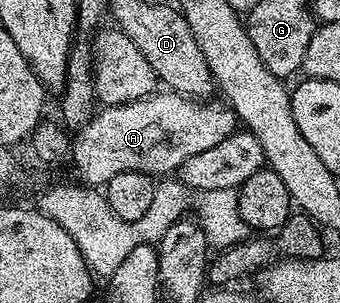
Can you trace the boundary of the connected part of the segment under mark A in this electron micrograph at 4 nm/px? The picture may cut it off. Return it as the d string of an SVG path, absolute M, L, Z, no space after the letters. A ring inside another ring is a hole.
M157 90L129 104L101 107L75 133L70 164L88 186L104 186L115 175L126 171L144 172L153 178L175 173L186 158L218 146L218 142L237 131L236 114L227 103L210 103L176 91Z

